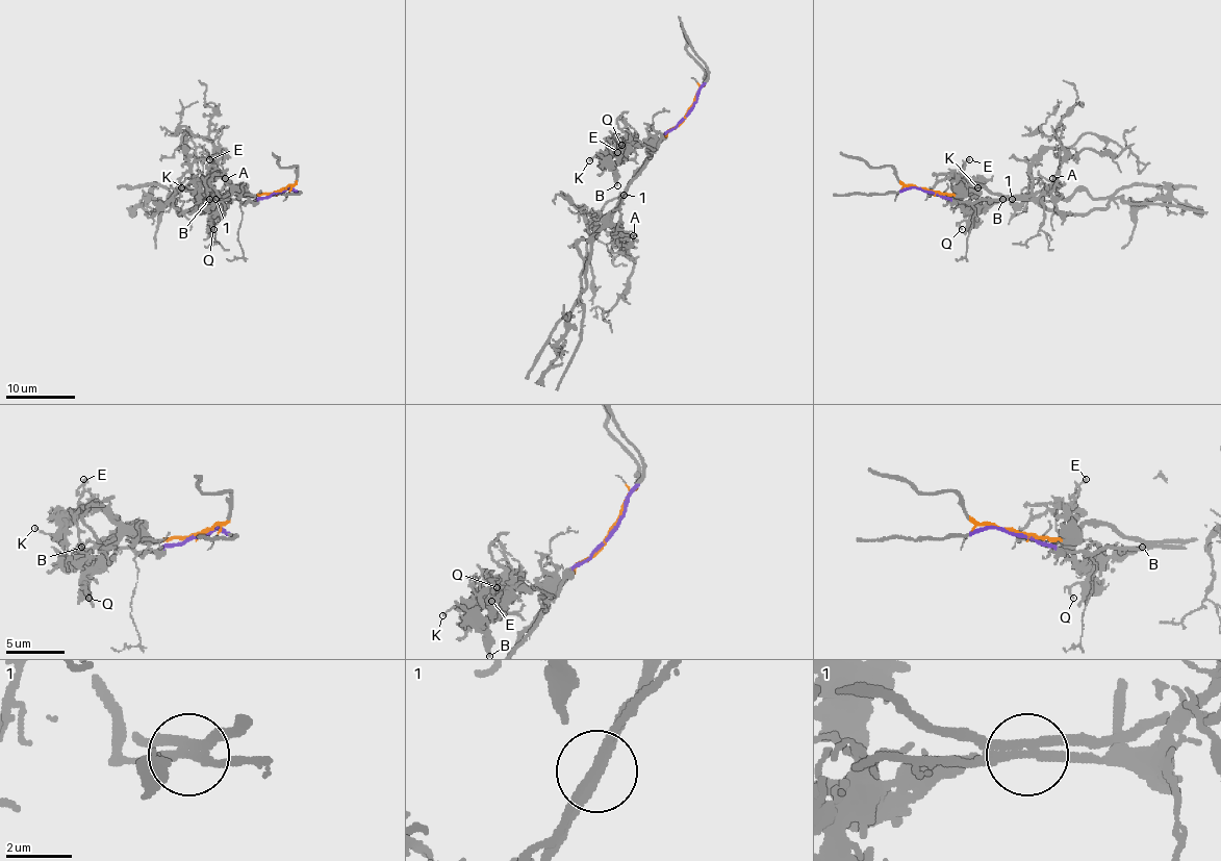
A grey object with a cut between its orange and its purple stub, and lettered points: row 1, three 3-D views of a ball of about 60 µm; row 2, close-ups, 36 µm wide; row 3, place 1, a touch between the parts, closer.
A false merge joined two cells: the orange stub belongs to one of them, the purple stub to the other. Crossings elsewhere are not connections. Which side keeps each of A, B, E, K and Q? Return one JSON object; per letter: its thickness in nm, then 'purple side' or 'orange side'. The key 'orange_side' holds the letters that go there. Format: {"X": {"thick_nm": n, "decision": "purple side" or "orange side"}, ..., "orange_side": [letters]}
{"A": {"thick_nm": 180, "decision": "purple side"}, "B": {"thick_nm": 220, "decision": "orange side"}, "E": {"thick_nm": 200, "decision": "orange side"}, "K": {"thick_nm": 140, "decision": "orange side"}, "Q": {"thick_nm": 110, "decision": "orange side"}, "orange_side": ["B", "E", "K", "Q"]}

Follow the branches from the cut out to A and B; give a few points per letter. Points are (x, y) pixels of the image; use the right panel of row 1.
A: (927, 192), (958, 202), (1028, 200), (1051, 190), (1057, 181), (1052, 178)
B: (927, 190), (956, 195), (959, 192), (961, 204), (966, 209), (994, 204), (1002, 199)

